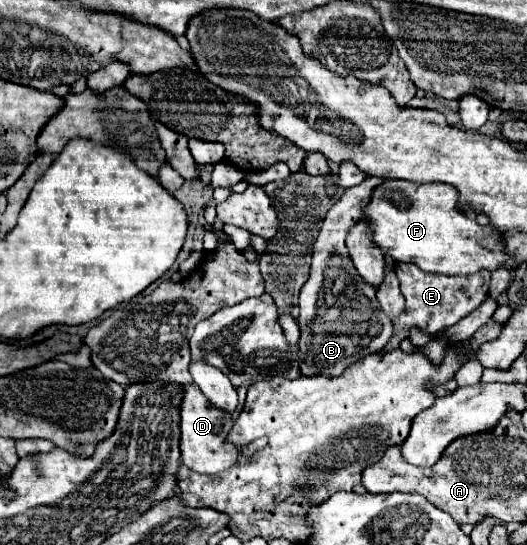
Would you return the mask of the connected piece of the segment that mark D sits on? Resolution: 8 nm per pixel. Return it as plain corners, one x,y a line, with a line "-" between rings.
195,383
185,385
185,397
181,403
181,461
191,471
213,475
227,471
237,463
239,451
235,445
227,443
227,435
231,427
233,427
231,415
213,407

